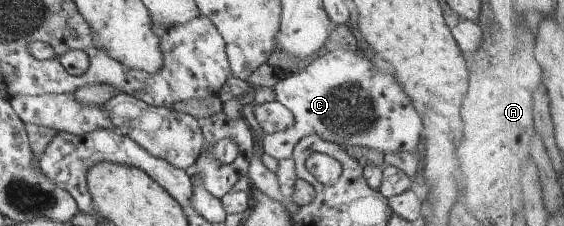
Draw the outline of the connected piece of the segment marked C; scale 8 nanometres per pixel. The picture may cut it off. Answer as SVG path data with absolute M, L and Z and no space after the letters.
M341 47L331 49L329 52L320 52L300 72L295 72L284 79L279 78L274 89L277 100L286 105L294 117L293 125L289 129L264 135L264 153L276 160L291 158L296 143L311 134L317 134L328 142L337 143L342 148L368 147L383 154L397 151L417 152L423 131L421 115L415 111L411 99L395 81L390 69L378 61L370 61L361 52Z

